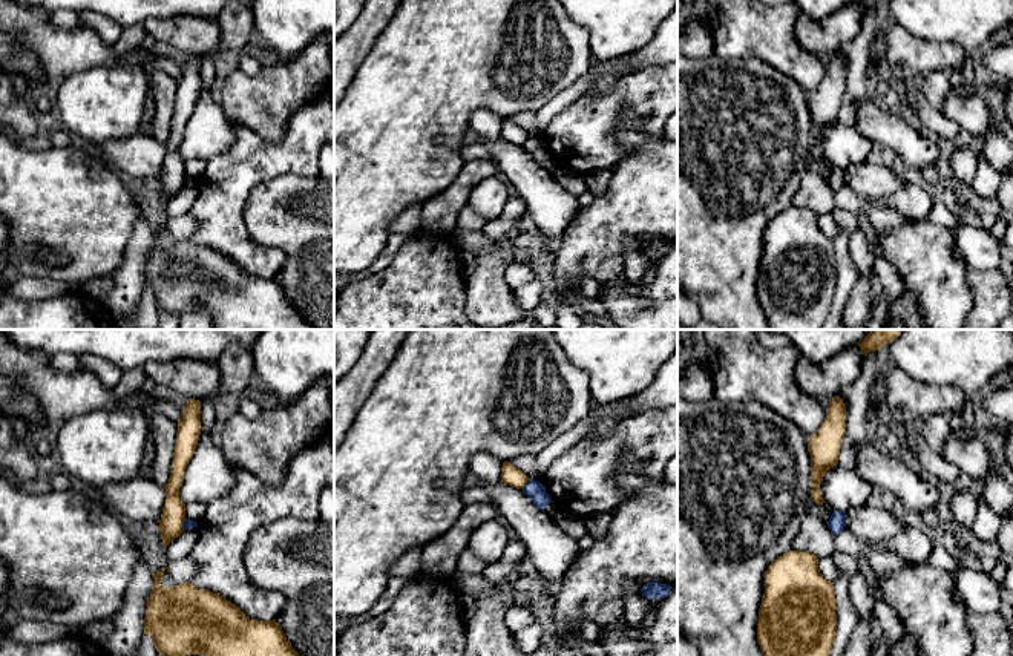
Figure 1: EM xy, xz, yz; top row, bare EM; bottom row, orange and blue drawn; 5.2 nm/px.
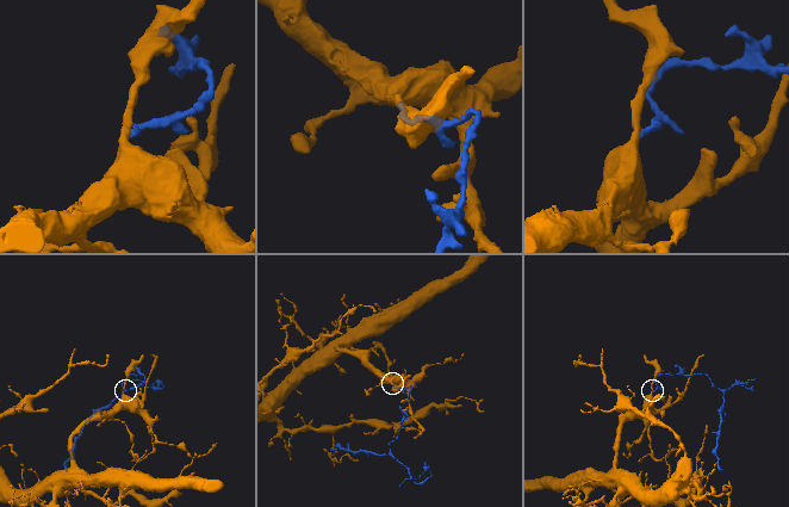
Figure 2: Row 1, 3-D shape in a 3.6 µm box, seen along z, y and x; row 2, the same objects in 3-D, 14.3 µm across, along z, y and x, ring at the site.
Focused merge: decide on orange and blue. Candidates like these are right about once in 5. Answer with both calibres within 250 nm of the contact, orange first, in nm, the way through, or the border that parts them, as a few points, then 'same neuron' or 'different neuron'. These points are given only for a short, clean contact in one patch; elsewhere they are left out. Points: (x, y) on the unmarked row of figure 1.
calibres 100 and 100 nm; border xz (529, 135), (521, 144); different neuron

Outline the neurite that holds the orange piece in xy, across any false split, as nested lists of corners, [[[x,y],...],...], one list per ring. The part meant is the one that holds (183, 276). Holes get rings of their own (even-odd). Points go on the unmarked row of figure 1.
[[[167,225],[153,230],[153,247],[147,257],[144,291],[150,291],[159,311],[169,311],[181,319],[187,311],[207,311],[215,320],[215,330],[316,330],[291,303],[282,285],[273,277],[257,277],[245,273],[234,261],[205,245],[196,245],[190,238],[173,244],[162,244]]]

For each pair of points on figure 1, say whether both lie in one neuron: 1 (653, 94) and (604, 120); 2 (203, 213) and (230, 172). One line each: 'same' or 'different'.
1: same
2: same

